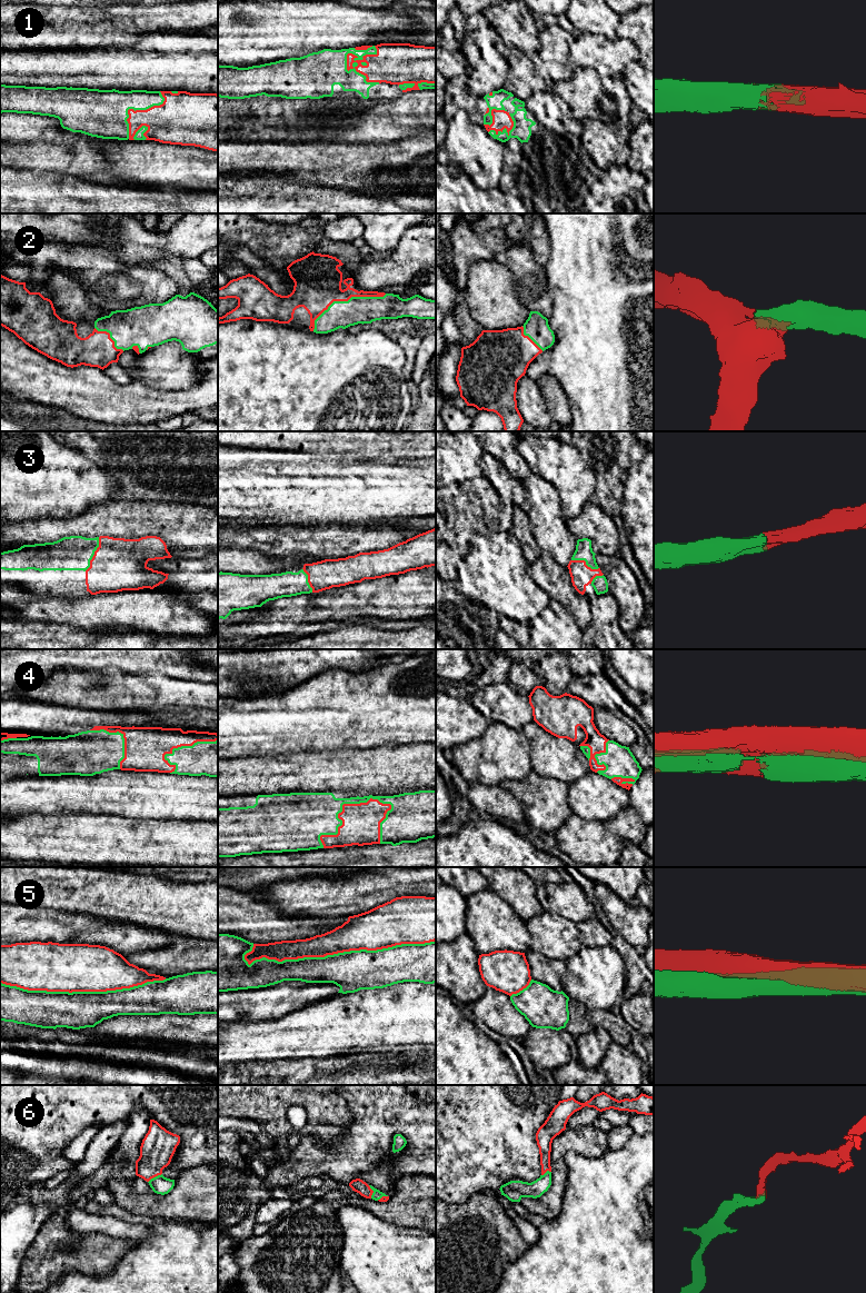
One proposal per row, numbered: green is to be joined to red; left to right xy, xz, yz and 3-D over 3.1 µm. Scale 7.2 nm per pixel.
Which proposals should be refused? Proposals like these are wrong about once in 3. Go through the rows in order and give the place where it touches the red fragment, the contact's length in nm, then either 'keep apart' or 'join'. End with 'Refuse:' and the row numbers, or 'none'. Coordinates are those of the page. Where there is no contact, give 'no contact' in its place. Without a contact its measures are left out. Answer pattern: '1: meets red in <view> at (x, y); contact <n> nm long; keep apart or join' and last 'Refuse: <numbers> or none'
1: meets red in xz at (357, 71); contact 320 nm long; join
2: meets red in xz at (345, 300); contact 600 nm long; join
3: meets red in xy at (95, 554); contact 260 nm long; join
4: meets red in xz at (342, 808); contact 600 nm long; keep apart
5: meets red in xz at (339, 952); contact 1400 nm long; keep apart
6: meets red in xy at (155, 1176); contact 120 nm long; join
Refuse: 4, 5

